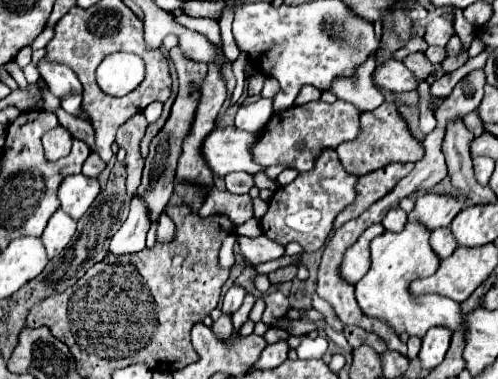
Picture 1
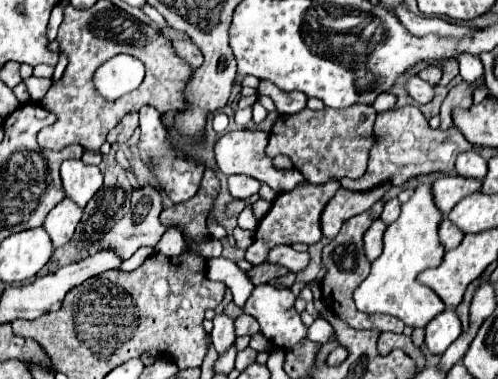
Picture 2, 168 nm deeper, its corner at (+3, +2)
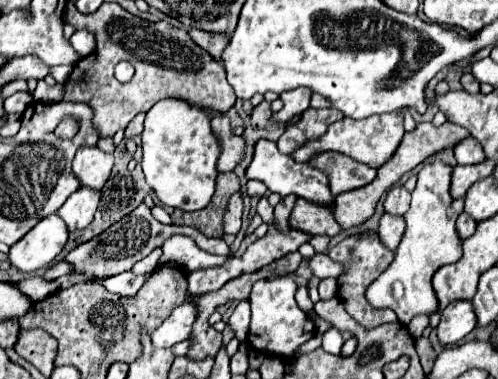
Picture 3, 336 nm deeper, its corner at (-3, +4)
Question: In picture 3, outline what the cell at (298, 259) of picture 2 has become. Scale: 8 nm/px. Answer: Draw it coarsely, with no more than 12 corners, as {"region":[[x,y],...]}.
{"region":[[316,253],[306,259],[320,279],[340,277],[342,265],[328,255]]}

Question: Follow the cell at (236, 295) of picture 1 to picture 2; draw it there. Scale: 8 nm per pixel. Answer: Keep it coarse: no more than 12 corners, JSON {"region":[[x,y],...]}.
{"region":[[224,313],[214,317],[212,345],[224,355],[236,339],[234,321]]}

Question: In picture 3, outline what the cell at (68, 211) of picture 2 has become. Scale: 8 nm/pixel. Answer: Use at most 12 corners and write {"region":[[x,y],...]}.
{"region":[[82,187],[66,199],[58,217],[70,233],[94,219],[100,193]]}

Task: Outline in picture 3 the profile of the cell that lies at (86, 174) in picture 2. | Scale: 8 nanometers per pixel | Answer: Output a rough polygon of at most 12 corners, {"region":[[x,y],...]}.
{"region":[[80,147],[72,171],[82,187],[102,191],[114,157]]}

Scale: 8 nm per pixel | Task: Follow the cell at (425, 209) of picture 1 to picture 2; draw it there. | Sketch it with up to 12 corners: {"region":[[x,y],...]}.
{"region":[[444,175],[432,183],[434,201],[444,217],[482,181]]}

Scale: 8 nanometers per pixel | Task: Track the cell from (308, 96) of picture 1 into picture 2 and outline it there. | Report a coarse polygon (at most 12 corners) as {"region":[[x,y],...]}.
{"region":[[268,80],[257,91],[276,103],[280,115],[302,111],[302,93],[284,93]]}

